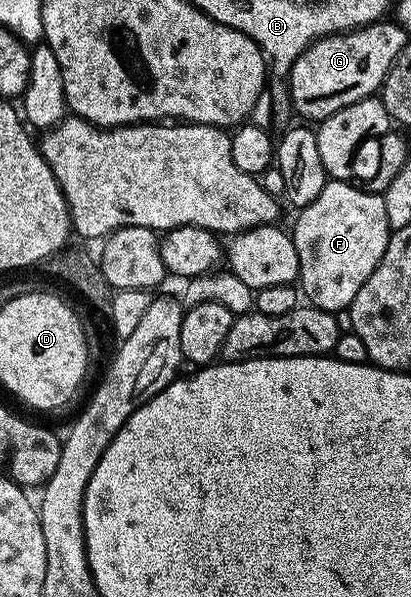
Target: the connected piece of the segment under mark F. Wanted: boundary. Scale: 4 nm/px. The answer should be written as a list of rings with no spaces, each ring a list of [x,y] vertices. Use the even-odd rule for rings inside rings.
[[[329,180],[323,186],[319,198],[296,213],[297,221],[291,227],[291,235],[295,242],[295,250],[299,254],[299,288],[310,305],[322,308],[334,314],[341,314],[359,294],[359,286],[371,278],[375,266],[383,258],[383,250],[387,250],[390,227],[387,222],[387,206],[384,195],[356,188],[356,183],[348,180]]]

